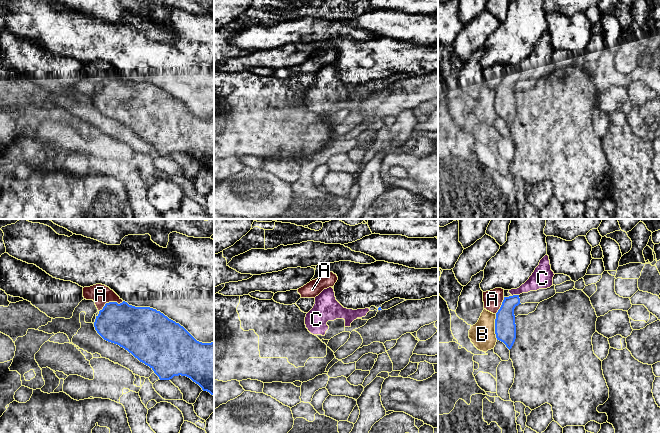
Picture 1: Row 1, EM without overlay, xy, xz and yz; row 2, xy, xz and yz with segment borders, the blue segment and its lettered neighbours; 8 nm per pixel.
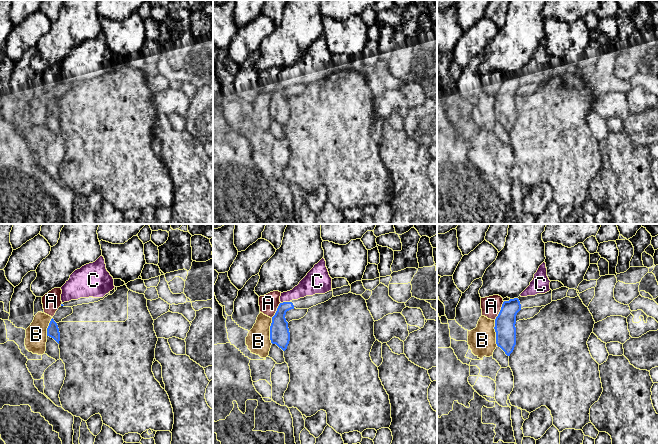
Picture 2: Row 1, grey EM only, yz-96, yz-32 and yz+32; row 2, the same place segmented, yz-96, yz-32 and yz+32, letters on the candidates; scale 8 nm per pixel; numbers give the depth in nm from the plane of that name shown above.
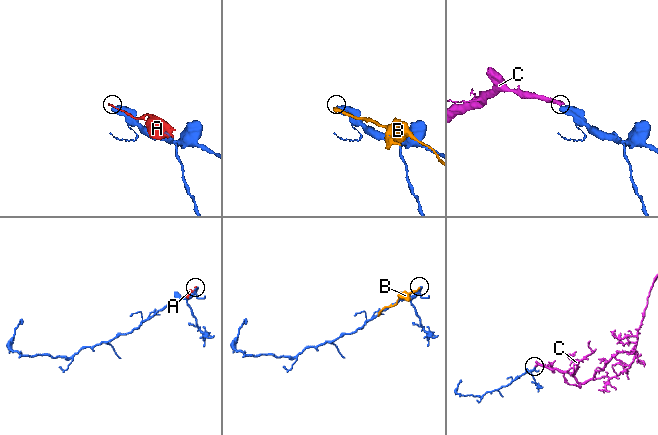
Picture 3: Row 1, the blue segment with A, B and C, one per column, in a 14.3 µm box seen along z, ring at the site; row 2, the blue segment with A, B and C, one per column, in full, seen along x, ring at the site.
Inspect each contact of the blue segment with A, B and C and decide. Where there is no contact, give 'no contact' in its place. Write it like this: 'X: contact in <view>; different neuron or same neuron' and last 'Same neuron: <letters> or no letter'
A: contact in xy; different neuron
B: contact in yz; different neuron
C: contact in yz; same neuron
Same neuron: C

